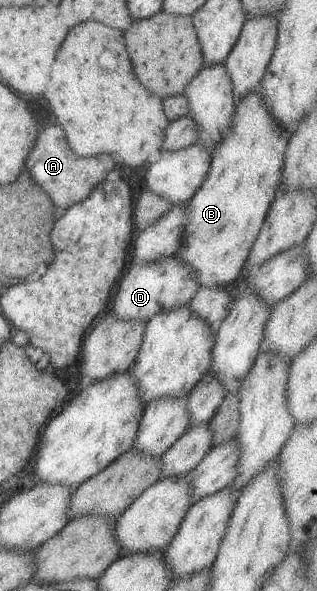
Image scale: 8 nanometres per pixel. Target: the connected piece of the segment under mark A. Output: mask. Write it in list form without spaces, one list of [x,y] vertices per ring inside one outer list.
[[[49,126],[45,130],[39,129],[34,147],[27,155],[24,166],[32,179],[49,194],[53,204],[66,209],[85,200],[101,181],[106,180],[107,172],[117,168],[118,162],[111,160],[111,156],[82,157],[75,154],[68,145],[63,128]]]

